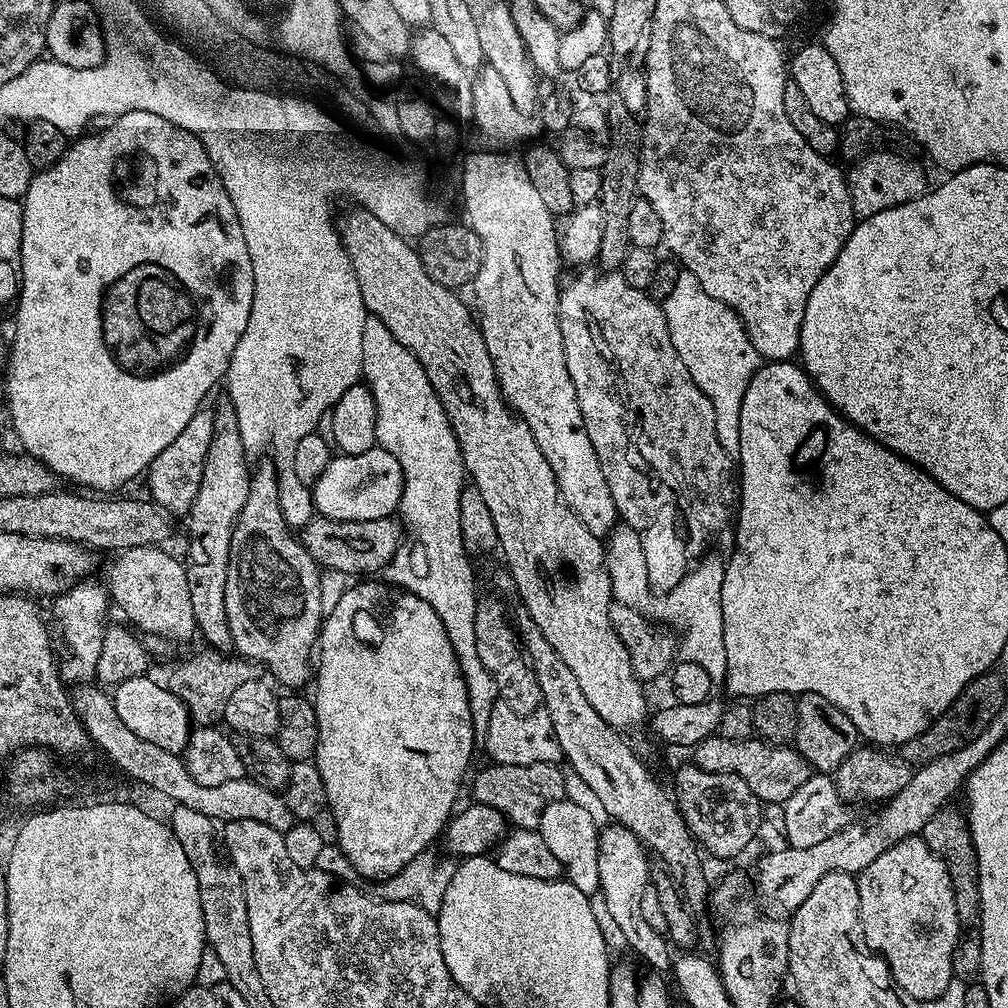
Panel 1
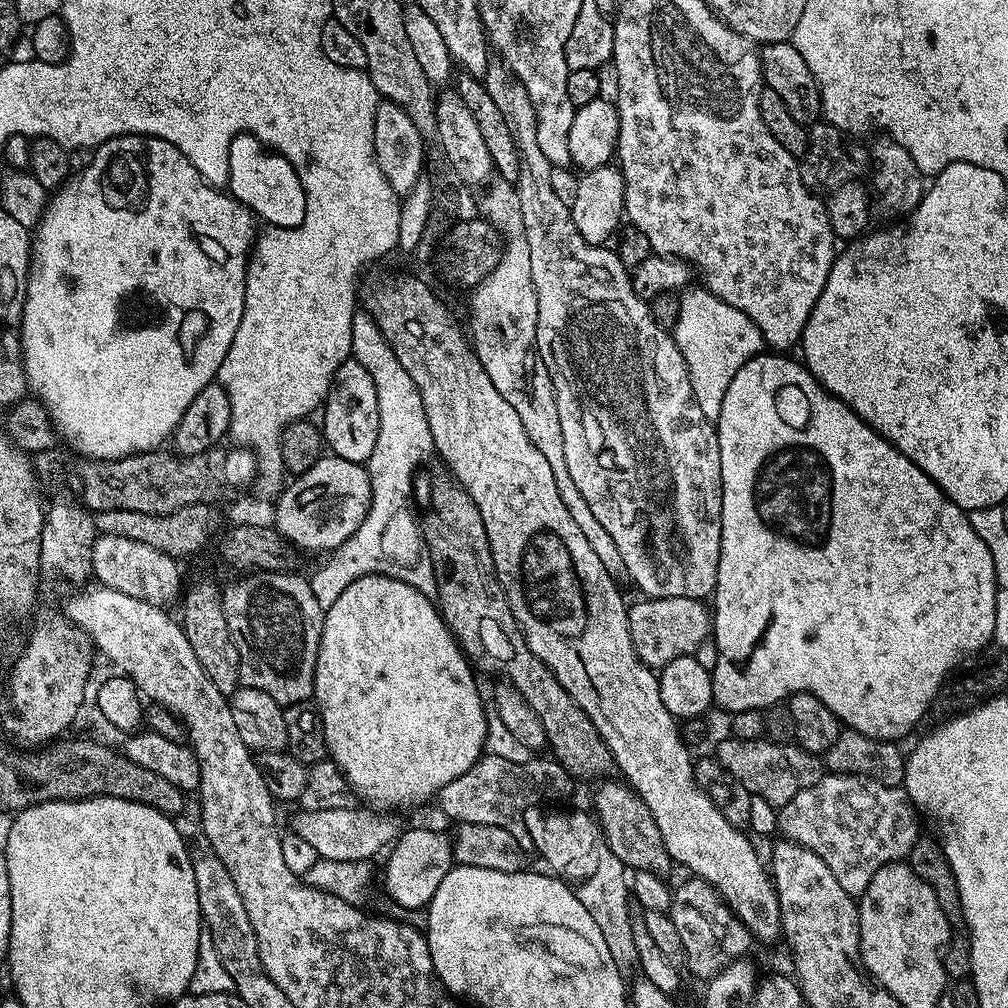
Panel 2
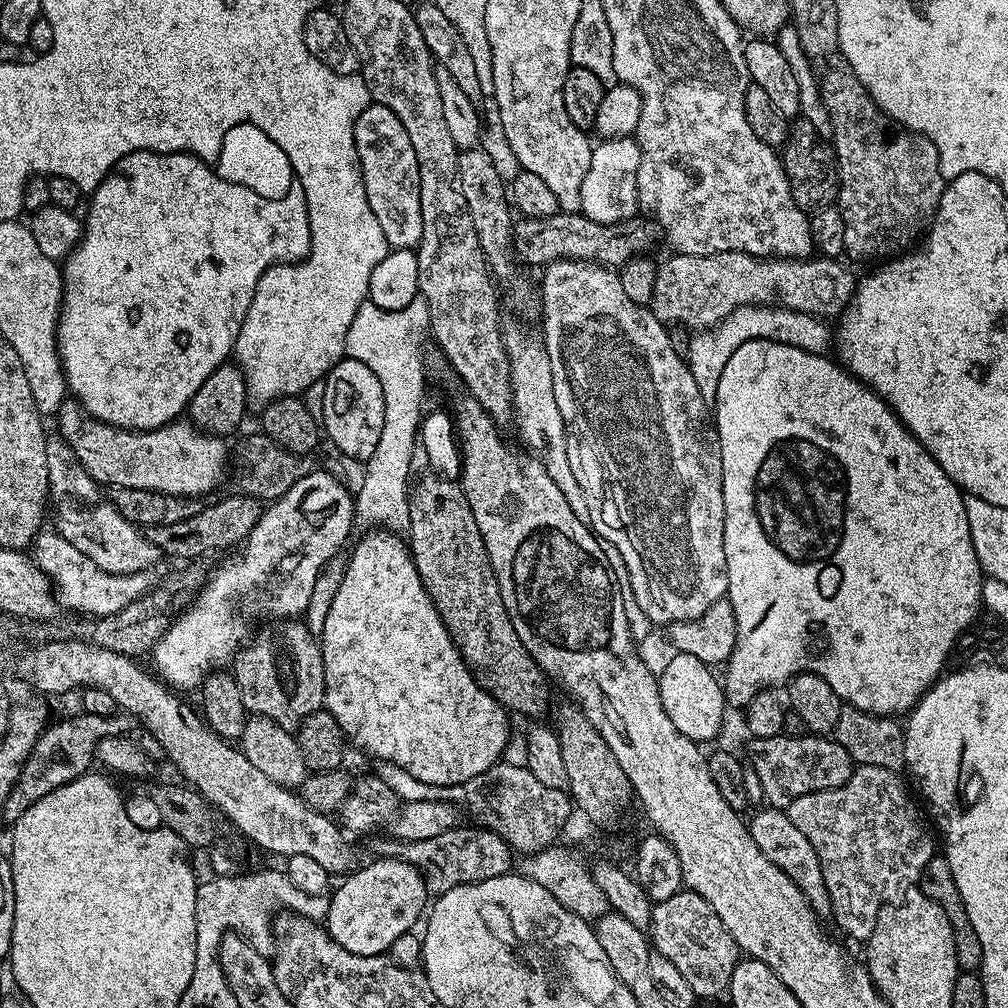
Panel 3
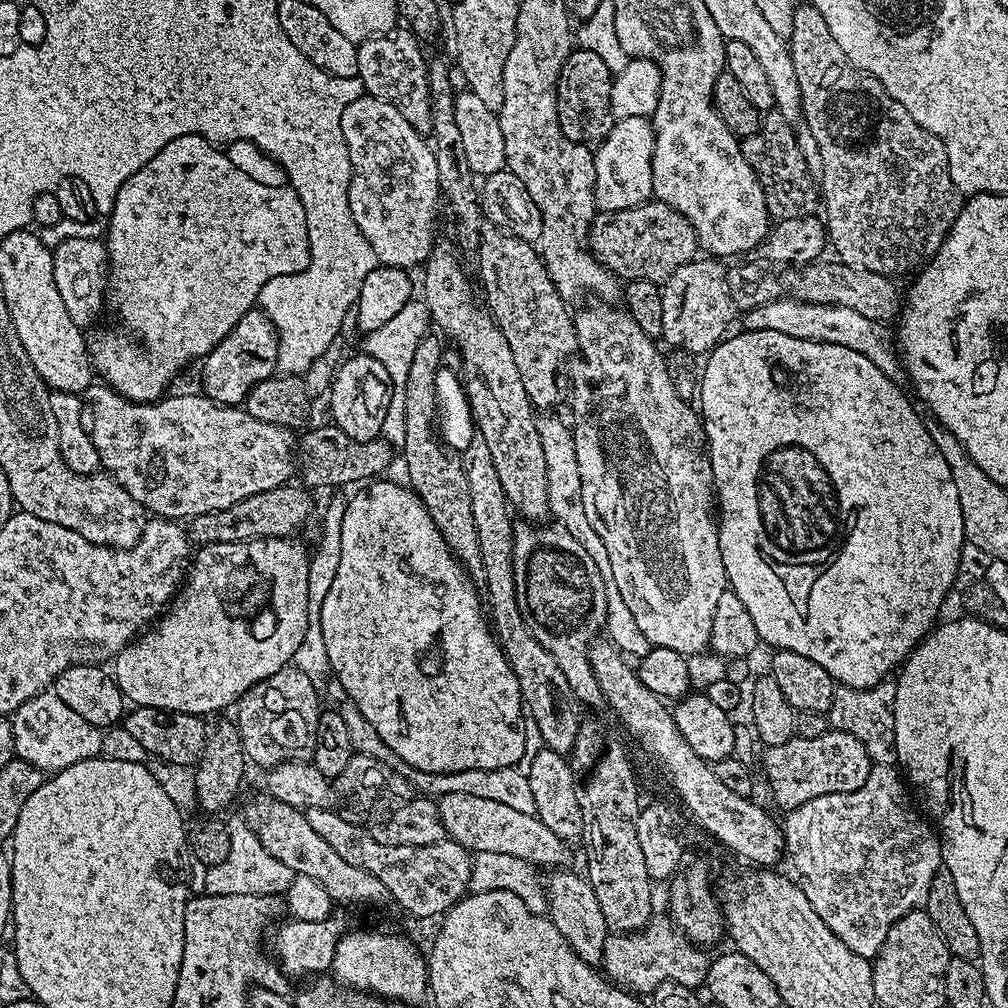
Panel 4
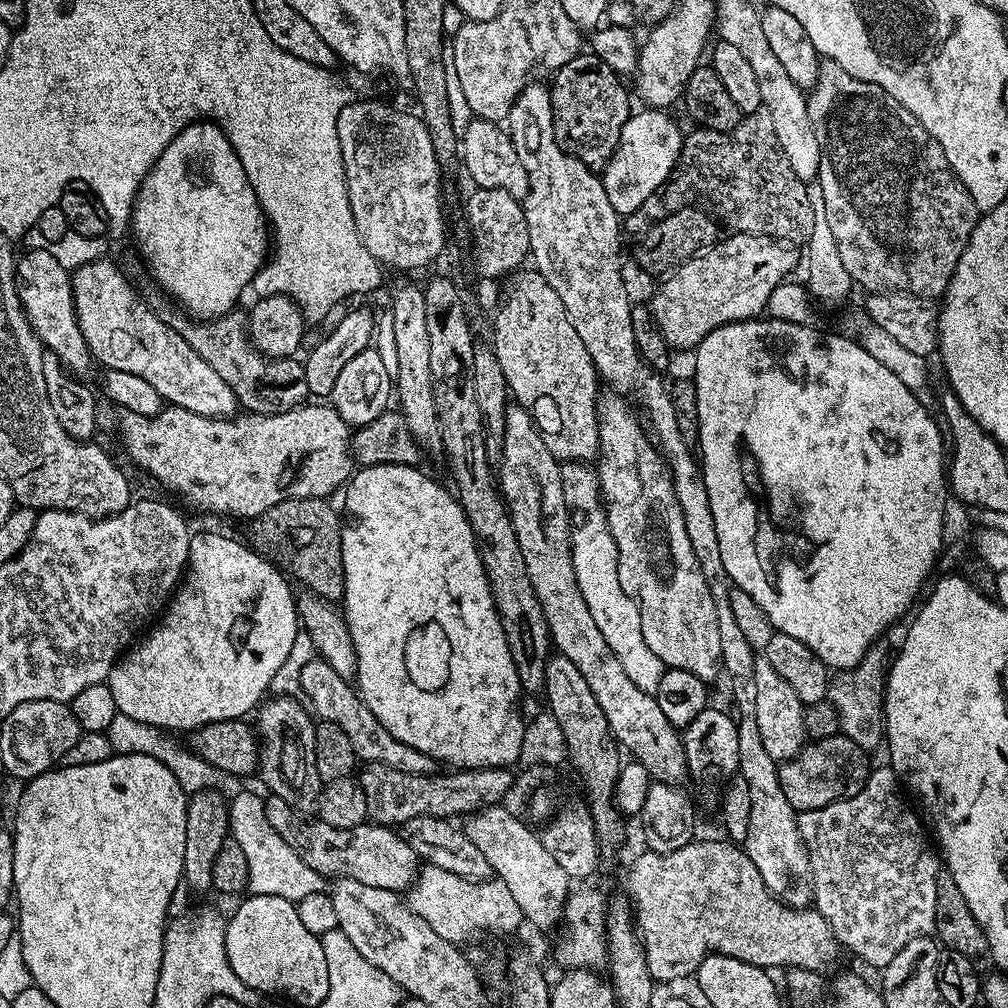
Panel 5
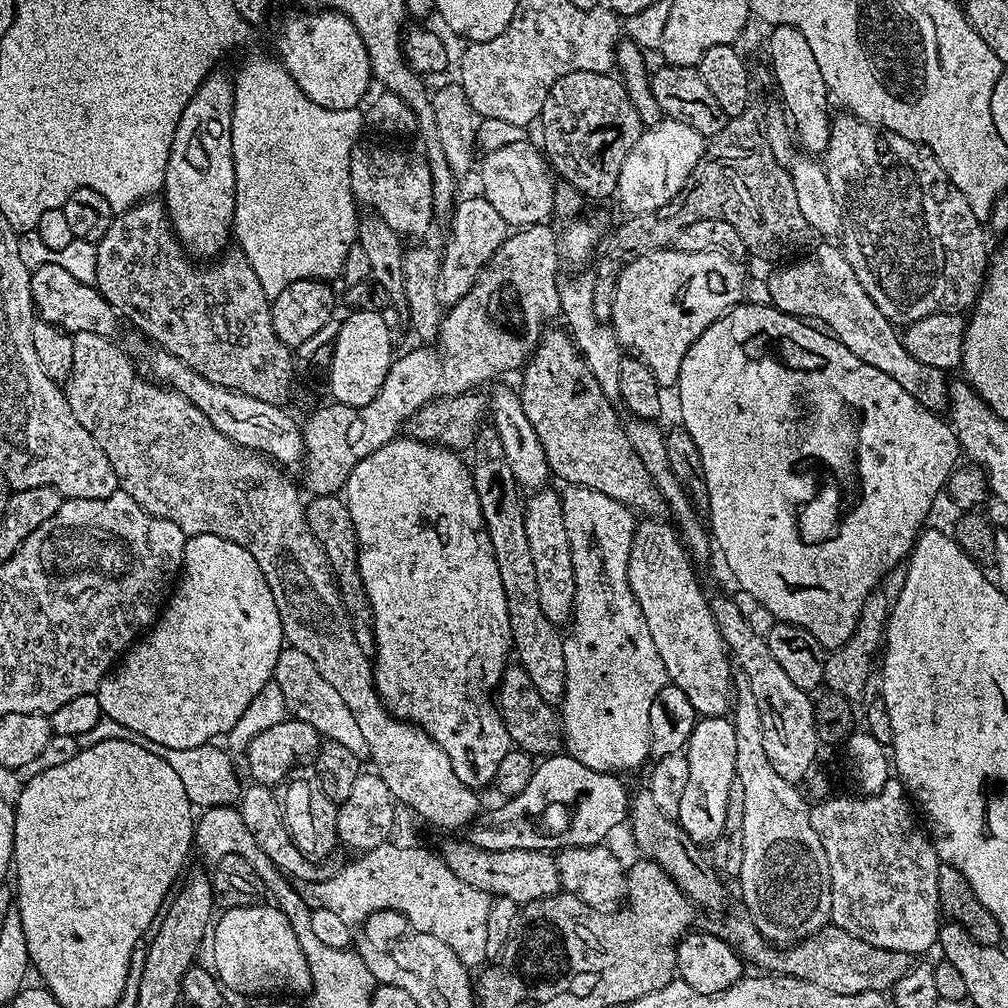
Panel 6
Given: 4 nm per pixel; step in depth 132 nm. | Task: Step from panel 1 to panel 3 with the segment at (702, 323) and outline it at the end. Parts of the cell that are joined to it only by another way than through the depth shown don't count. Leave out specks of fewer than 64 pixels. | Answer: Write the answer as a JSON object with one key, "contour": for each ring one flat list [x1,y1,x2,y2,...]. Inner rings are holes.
{"contour":[[747,304,734,310,725,320,712,328,697,331,688,341,686,363,694,374,694,382,698,382,698,390,702,398,712,402,716,398,718,378,722,376,726,362,730,362,730,354,734,354,734,350,738,350,742,342,769,340,799,348,804,344,820,344,820,327,823,324,825,321,815,316,809,320,796,320,796,312,792,308]]}

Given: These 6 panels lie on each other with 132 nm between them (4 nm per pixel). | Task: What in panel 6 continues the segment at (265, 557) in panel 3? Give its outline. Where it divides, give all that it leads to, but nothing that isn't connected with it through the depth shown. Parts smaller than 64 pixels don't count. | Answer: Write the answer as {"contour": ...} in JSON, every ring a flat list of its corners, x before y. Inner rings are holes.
{"contour":[[214,534,189,536,184,542,183,569,179,573,178,583,175,585,162,615,153,623,147,635,137,639,132,647,123,653,122,659,115,665,114,670,109,671,102,683,96,687,94,695,98,698,103,715,114,718,119,725,126,726,127,730,132,730,134,734,144,736,147,743,157,743,161,746,174,747,177,750,190,750,194,746,202,746,215,741,218,738,215,736,223,737,231,730,241,718,243,711,262,690,262,686,266,686,268,681,273,679,278,654,285,644,283,624,279,618,278,607,275,606,274,595,270,594,270,586,249,550]]}

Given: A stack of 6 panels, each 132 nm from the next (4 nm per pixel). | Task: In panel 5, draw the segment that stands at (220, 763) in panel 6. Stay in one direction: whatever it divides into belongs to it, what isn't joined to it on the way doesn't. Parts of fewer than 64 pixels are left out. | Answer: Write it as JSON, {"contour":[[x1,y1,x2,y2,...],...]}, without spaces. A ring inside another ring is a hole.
{"contour":[[117,713,114,721,111,722,106,733,108,741,111,744,113,753,125,756,126,754,143,754,146,757,152,757,162,762,164,766,177,779,182,790,188,795,202,791,217,791,225,798,231,798,237,795,242,789,242,782,239,777,227,775,218,770,213,764,200,758,189,747,180,746,171,735,163,732,163,729,150,726,148,723,137,722,132,718]]}

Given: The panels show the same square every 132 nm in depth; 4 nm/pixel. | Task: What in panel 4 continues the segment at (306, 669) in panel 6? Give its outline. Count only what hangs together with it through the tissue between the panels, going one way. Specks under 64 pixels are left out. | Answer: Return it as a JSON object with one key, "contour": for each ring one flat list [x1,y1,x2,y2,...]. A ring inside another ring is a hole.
{"contour":[[351,702,339,705,338,710,346,722,346,730,350,734,353,753,378,758,378,762,382,762,382,766,390,766,390,770,394,770,394,774,406,778,409,789,429,798,439,798,453,793,474,794,475,797,490,798,491,801,502,802,503,805,520,810,523,814,535,813,534,794,530,790,530,782,527,775,521,772,519,767,505,766,494,770,462,770,461,772,445,772,443,774,423,772,406,762,402,762,402,758,398,758,398,754,394,754,394,750,390,750,386,746,386,742,382,742,382,738,378,738,378,732,374,730,374,726,370,726,370,722,366,722,366,718,362,718,362,712]]}

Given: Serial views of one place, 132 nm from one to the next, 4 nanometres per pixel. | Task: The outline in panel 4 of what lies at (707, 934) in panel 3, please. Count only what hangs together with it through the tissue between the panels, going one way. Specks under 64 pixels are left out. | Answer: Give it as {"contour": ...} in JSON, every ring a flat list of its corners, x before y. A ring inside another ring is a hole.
{"contour":[[653,915,646,927,638,932,609,933,604,940,600,962,603,962,603,971,611,981,644,996,651,994,664,981,678,982,693,990,705,985,709,956,679,929,672,927,669,915,663,915]]}

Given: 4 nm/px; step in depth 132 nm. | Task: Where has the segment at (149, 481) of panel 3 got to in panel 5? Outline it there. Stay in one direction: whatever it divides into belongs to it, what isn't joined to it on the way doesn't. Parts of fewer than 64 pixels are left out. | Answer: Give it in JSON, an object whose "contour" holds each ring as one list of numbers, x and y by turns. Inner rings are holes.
{"contour":[[305,402,286,414,273,416,203,416,175,406,165,406,153,416,125,411,119,415,125,454,166,491,208,512,255,518,270,510,270,506,278,506,278,502,328,498,331,492,339,493,347,485,354,471,350,426,324,402]]}

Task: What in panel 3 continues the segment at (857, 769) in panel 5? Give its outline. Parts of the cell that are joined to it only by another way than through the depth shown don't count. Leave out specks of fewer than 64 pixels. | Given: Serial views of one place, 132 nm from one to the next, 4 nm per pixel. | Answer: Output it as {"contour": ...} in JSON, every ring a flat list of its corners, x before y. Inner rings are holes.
{"contour":[[809,734,807,736,786,736,786,735,778,735,774,738,755,738,751,741,752,745,748,748,748,760,747,763,750,765,751,775,754,777,756,775,756,780,760,783,760,788,764,791,764,796,769,805,774,808,779,808,781,810,787,810,790,805,794,802,794,798,802,798,806,794,810,794,811,792,821,792,822,790,830,790,831,788,837,788,838,786,842,786,850,777,852,777,852,773,854,771,854,762,850,758,850,754,846,754,846,750,841,746,839,742,834,738,829,738,824,734]]}

